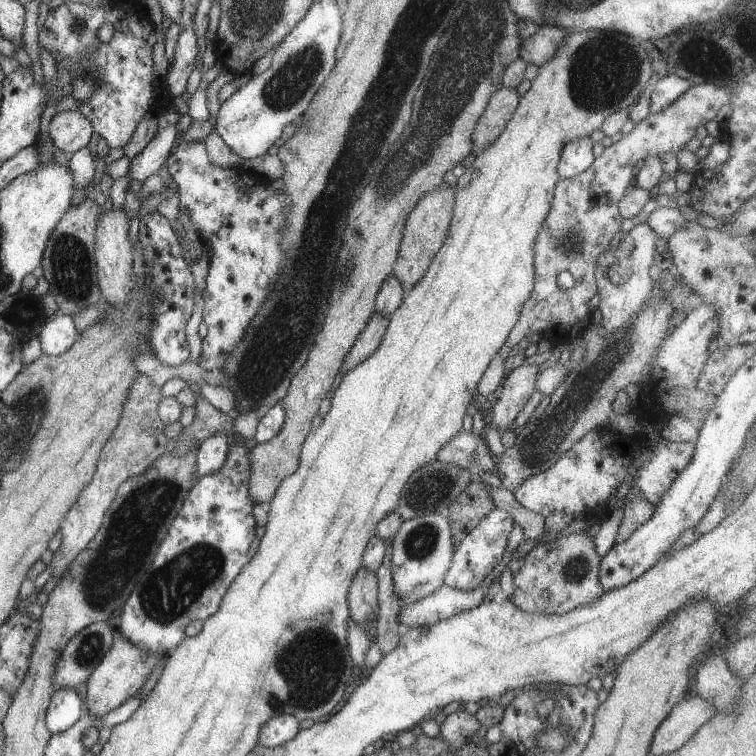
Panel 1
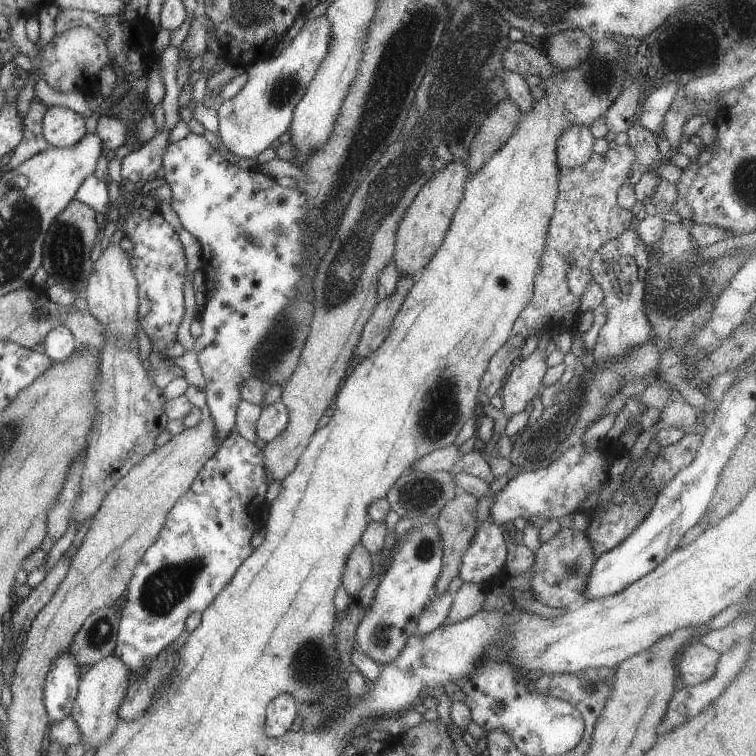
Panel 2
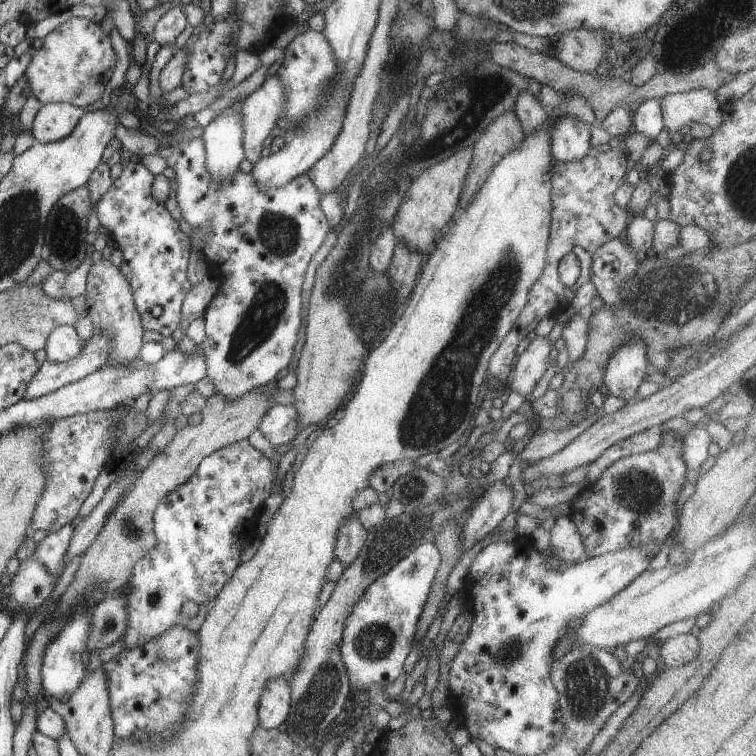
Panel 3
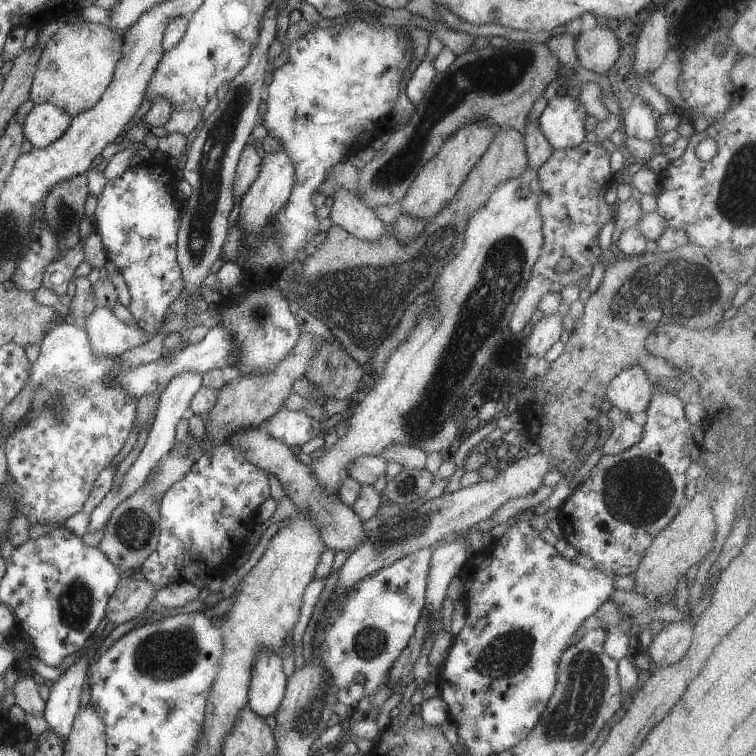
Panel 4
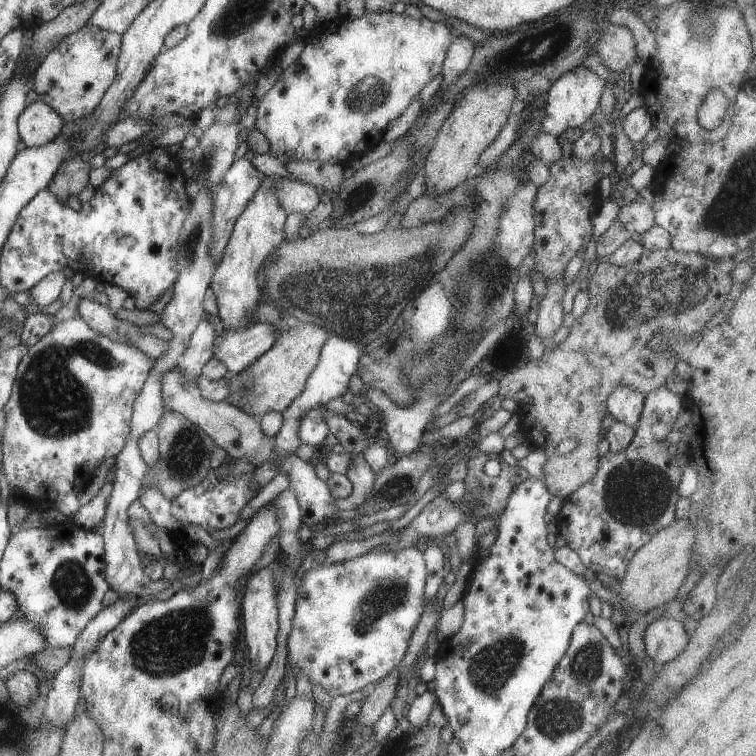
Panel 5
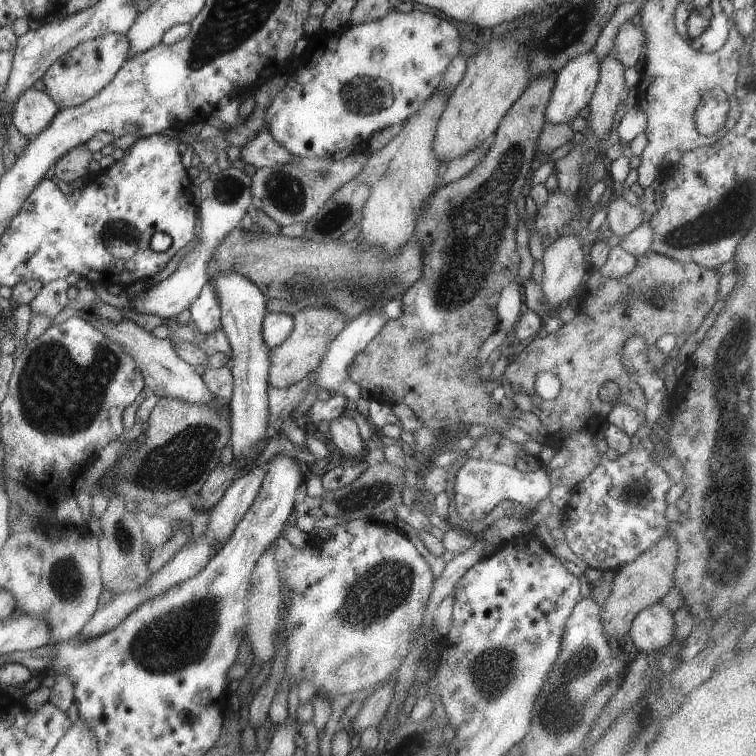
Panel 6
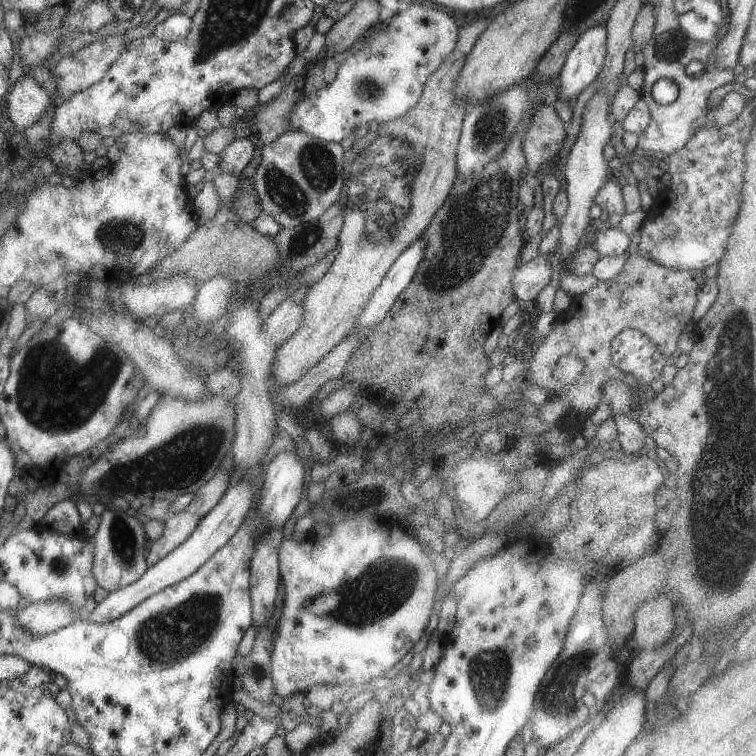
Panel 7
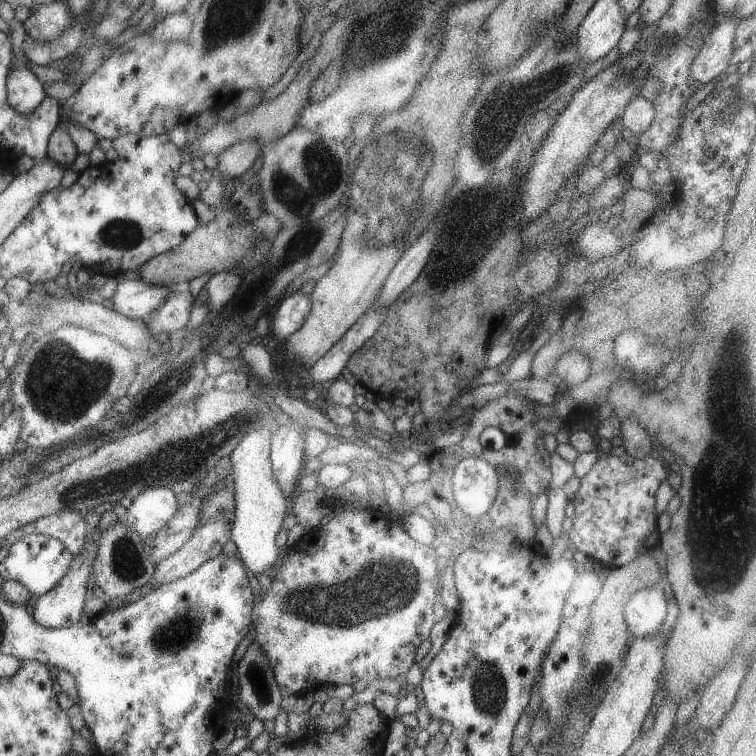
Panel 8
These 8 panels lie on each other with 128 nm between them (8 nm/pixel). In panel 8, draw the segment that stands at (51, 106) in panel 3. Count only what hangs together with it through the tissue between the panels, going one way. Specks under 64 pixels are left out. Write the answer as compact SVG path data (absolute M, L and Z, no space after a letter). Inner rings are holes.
M21 64L10 69L6 78L6 100L17 114L29 114L45 98L43 85Z

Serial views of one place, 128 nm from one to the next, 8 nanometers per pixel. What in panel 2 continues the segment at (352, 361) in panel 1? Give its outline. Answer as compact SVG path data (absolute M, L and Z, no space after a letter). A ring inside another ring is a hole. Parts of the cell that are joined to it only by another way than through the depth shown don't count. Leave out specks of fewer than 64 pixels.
M398 274L397 284L395 284L393 292L385 297L385 300L376 303L367 322L363 325L361 338L359 338L359 342L357 342L355 350L353 350L355 360L371 354L385 340L385 337L389 334L393 316L401 308L401 303L405 300L405 296L413 286L415 279L416 277L411 274L405 274L405 276Z

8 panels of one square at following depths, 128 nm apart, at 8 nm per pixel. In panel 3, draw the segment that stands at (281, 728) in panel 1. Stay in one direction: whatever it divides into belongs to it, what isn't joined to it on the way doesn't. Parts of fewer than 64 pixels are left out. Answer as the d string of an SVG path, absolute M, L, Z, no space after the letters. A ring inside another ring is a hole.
M279 678L277 682L273 680L267 686L267 690L261 694L261 700L259 700L257 720L261 728L277 729L277 726L283 723L285 716L289 714L289 700L291 700L289 692L289 683L283 678Z

